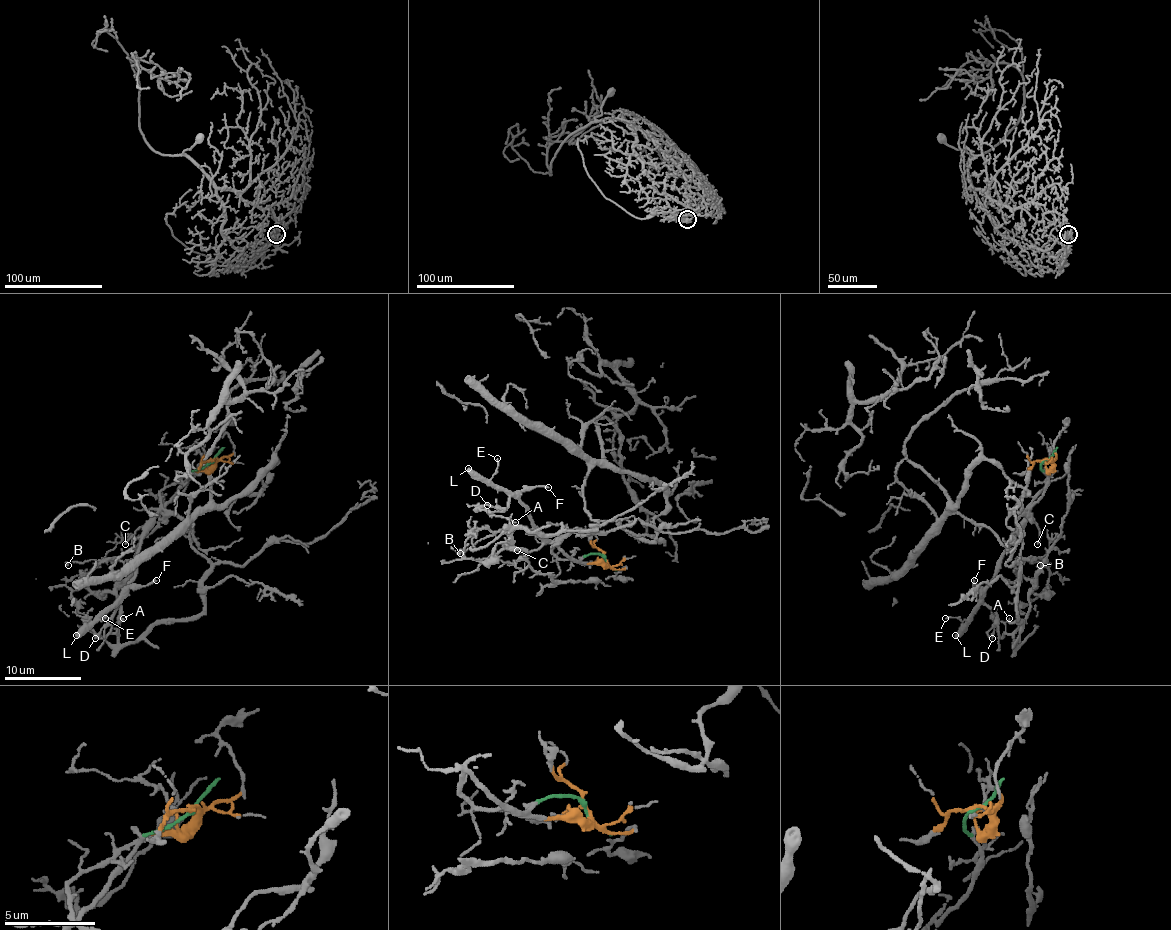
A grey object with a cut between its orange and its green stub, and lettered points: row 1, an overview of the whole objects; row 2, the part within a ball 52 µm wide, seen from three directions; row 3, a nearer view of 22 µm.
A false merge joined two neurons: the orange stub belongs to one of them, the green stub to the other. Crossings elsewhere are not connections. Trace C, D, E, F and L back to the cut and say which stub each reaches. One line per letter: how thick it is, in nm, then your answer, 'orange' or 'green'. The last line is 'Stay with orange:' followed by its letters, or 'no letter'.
C: calibre 120 nm; green
D: calibre 190 nm; green
E: calibre 120 nm; green
F: calibre 160 nm; green
L: calibre 480 nm; green
Stay with orange: no letter

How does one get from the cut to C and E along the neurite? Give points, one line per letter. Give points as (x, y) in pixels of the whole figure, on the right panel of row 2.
C: (1045, 459), (1041, 469), (1047, 477), (1047, 488), (1028, 511), (1039, 531), (1038, 544)
E: (1045, 459), (1041, 469), (1047, 477), (1047, 488), (1012, 536), (978, 608), (960, 621), (956, 618), (945, 618)

